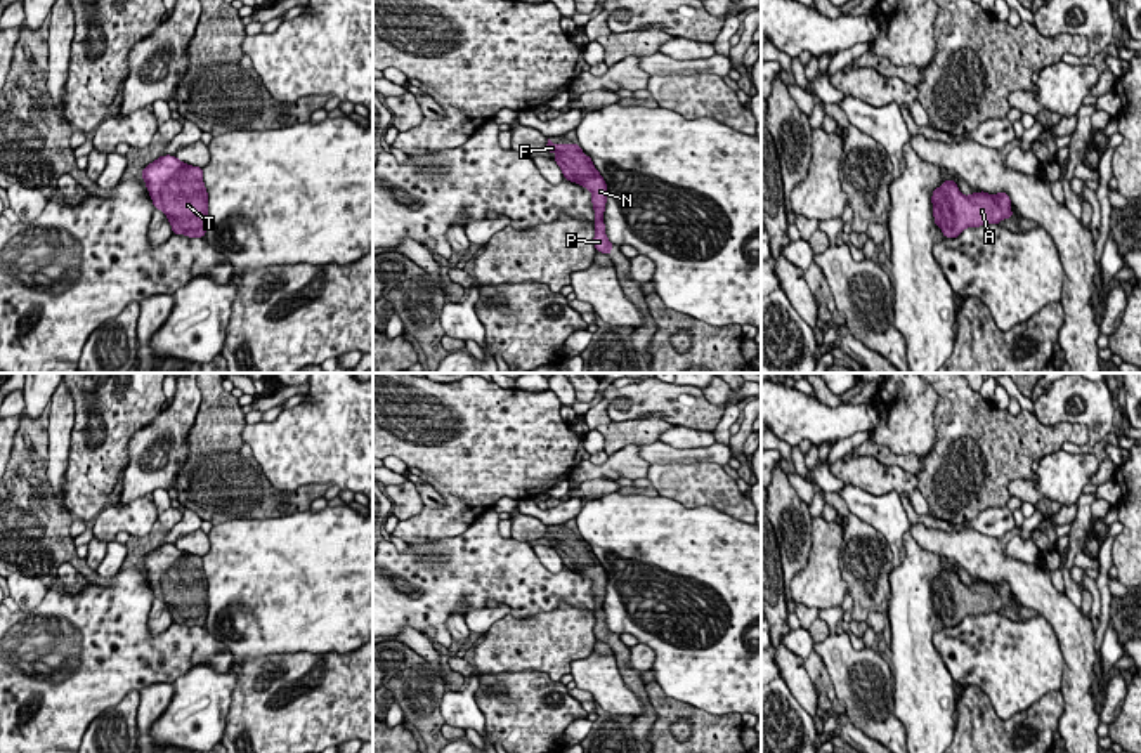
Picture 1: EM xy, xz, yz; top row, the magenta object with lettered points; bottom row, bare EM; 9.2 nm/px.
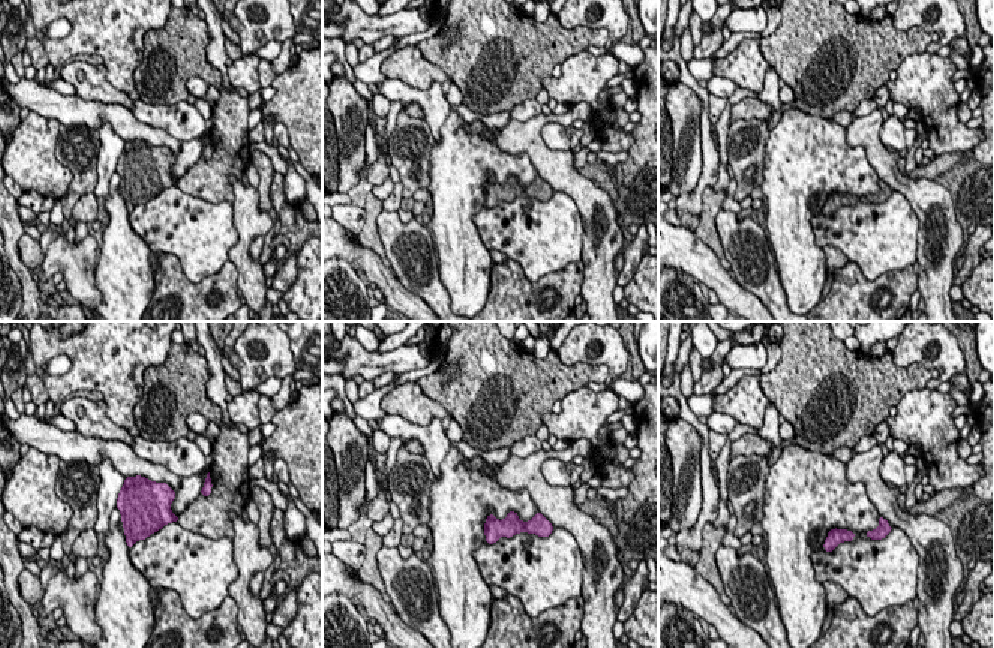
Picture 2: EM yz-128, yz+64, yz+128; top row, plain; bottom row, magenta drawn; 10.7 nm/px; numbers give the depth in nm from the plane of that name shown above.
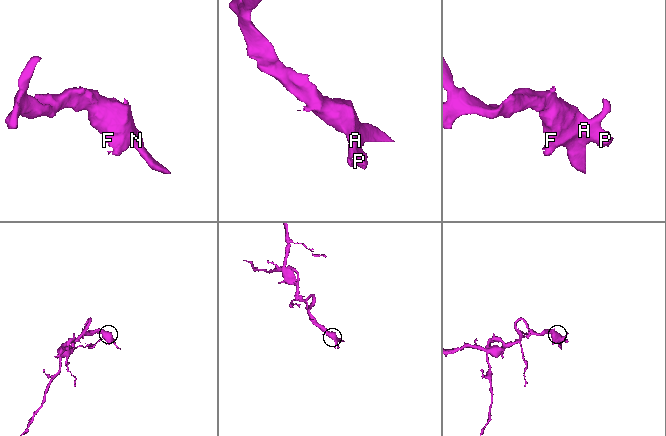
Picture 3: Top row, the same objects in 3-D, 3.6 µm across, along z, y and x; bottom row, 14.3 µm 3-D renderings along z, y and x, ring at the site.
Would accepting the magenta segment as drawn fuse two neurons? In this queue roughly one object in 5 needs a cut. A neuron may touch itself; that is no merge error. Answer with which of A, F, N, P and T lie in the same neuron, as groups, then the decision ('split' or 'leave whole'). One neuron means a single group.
A F N P T; leave whole

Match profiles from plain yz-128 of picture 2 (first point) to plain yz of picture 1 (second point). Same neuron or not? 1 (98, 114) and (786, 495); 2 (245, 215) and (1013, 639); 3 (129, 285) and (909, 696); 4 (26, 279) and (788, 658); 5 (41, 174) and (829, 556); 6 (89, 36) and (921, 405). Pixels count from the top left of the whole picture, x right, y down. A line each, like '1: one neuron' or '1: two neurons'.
1: two neurons
2: two neurons
3: one neuron
4: one neuron
5: one neuron
6: one neuron

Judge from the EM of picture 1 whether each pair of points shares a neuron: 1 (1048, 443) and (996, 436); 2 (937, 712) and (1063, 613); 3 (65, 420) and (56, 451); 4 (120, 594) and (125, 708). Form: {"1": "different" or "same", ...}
{"1": "same", "2": "different", "3": "same", "4": "different"}

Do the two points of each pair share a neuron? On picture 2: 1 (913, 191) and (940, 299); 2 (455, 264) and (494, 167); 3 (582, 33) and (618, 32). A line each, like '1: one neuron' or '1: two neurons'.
1: one neuron
2: one neuron
3: two neurons

